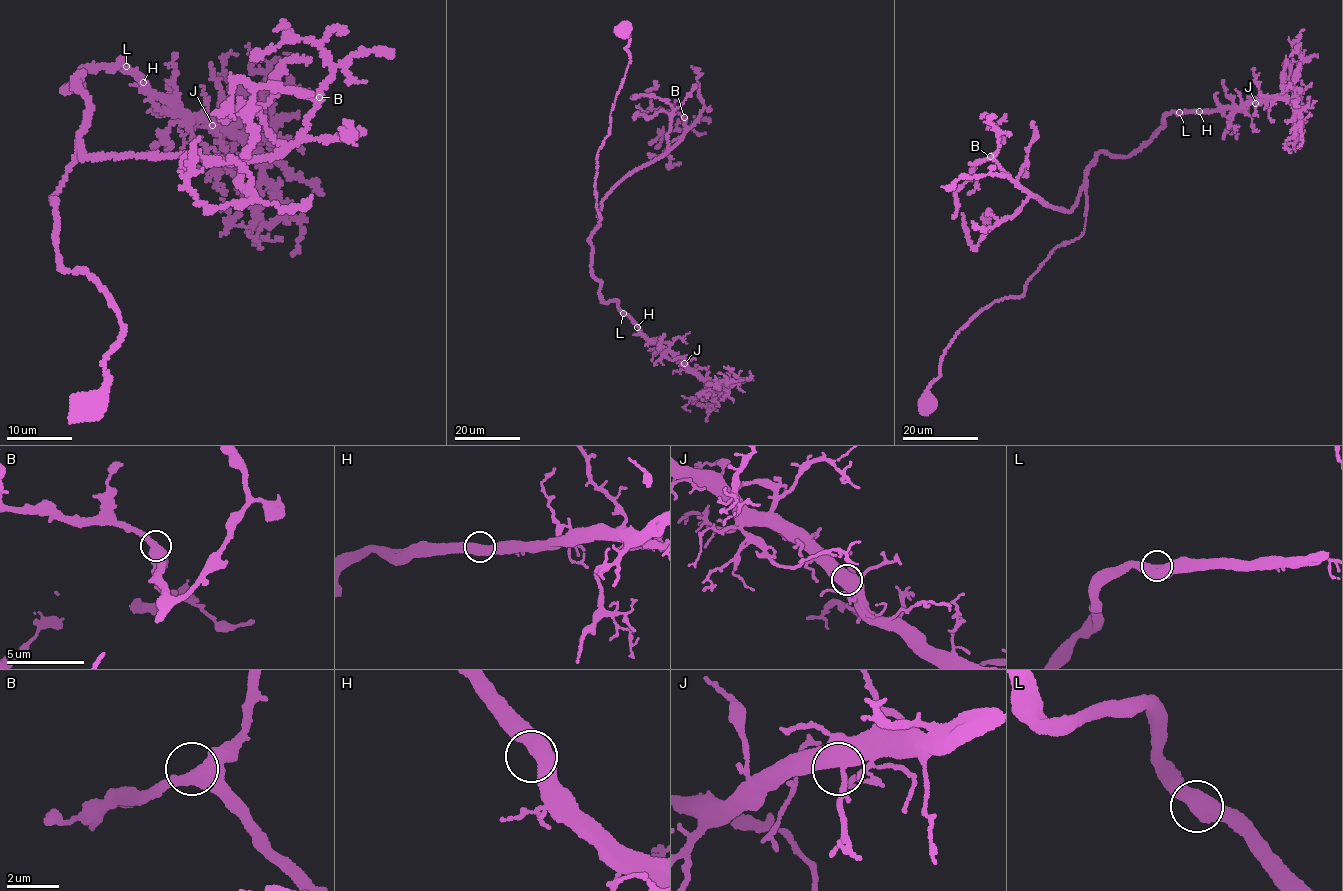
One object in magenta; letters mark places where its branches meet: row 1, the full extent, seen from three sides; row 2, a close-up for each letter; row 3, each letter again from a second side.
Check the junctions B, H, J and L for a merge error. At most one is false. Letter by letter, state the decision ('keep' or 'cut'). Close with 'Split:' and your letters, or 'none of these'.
B: keep
H: keep
J: keep
L: keep
Split: none of these

